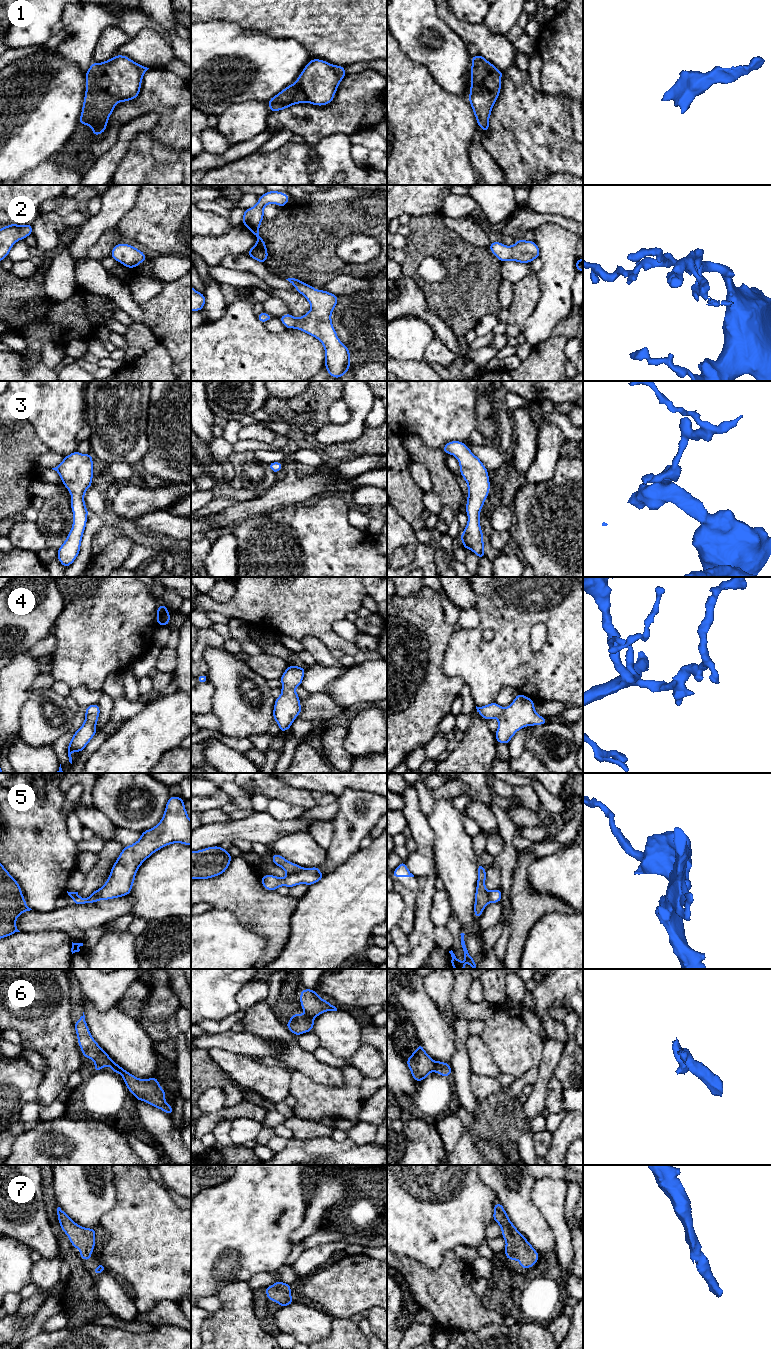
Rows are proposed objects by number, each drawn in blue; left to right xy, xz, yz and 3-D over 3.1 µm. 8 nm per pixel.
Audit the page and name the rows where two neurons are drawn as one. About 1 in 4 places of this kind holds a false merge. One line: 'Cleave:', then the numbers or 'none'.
Cleave: 5, 6

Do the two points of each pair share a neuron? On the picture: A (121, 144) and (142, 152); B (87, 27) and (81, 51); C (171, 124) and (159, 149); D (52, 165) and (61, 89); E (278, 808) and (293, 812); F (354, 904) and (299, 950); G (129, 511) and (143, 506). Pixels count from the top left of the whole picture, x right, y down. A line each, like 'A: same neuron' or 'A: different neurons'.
A: different neurons
B: same neuron
C: different neurons
D: different neurons
E: same neuron
F: same neuron
G: same neuron

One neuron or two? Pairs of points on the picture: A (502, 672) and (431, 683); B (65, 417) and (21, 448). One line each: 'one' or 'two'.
A: two
B: two

